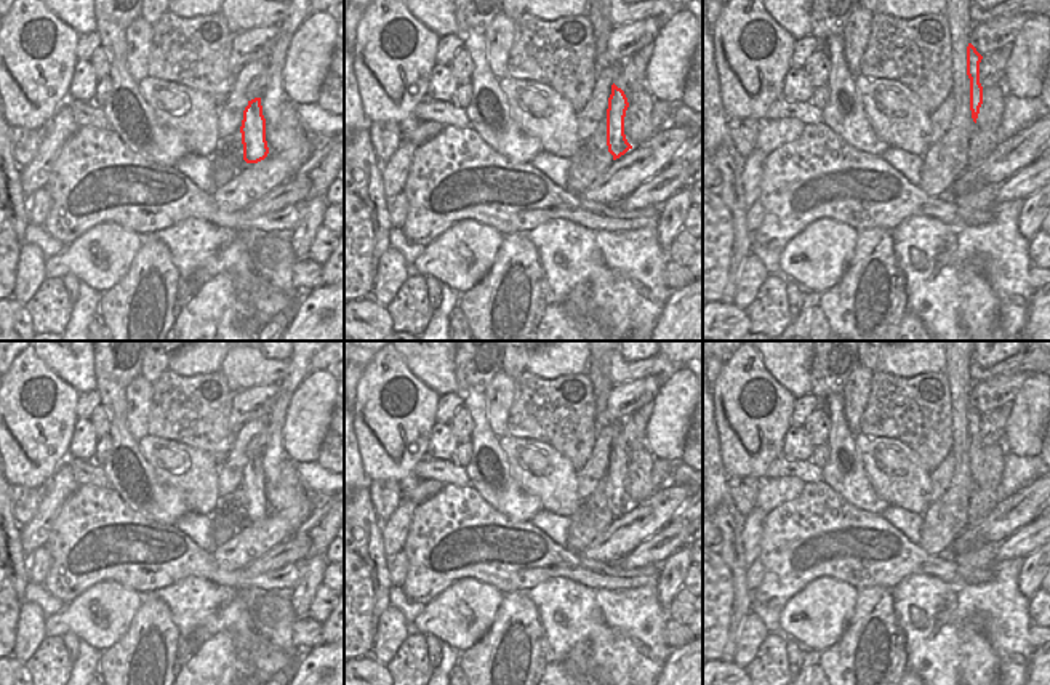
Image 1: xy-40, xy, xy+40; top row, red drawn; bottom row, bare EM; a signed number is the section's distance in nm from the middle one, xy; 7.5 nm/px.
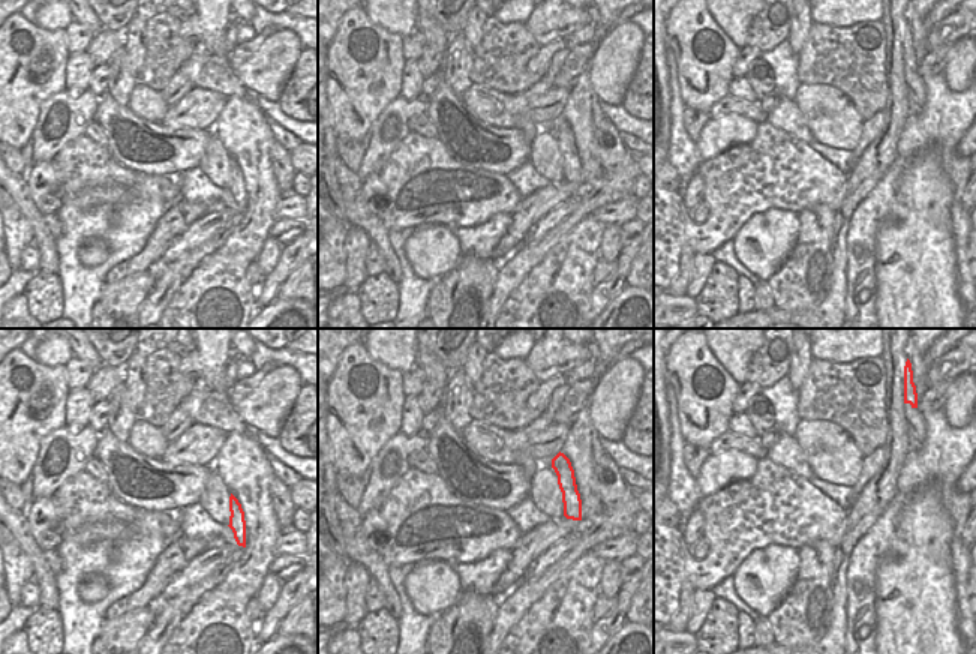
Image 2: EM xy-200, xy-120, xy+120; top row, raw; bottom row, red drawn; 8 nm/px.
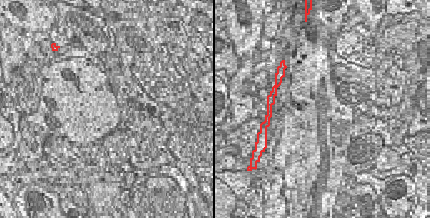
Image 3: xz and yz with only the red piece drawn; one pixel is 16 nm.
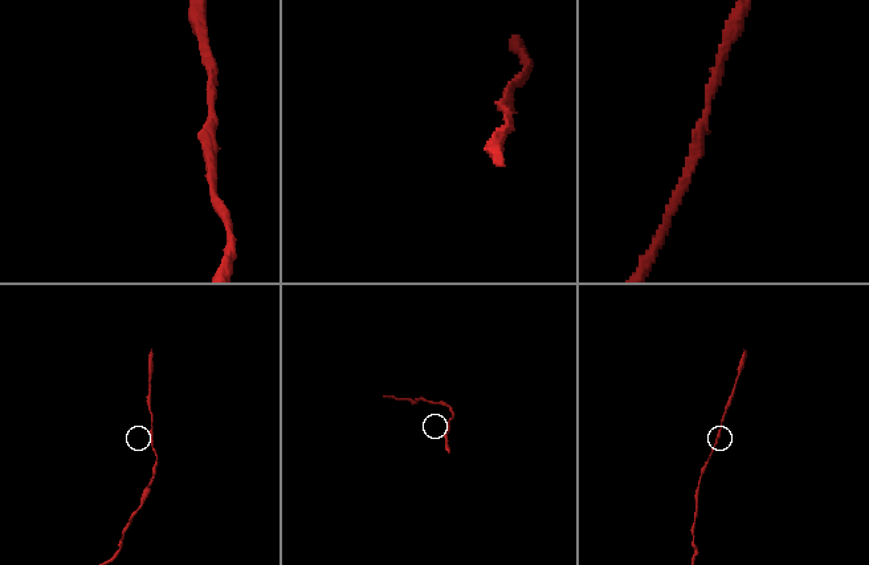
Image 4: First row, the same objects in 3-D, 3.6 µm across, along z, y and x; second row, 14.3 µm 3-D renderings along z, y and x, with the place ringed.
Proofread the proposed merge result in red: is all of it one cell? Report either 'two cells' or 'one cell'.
one cell

